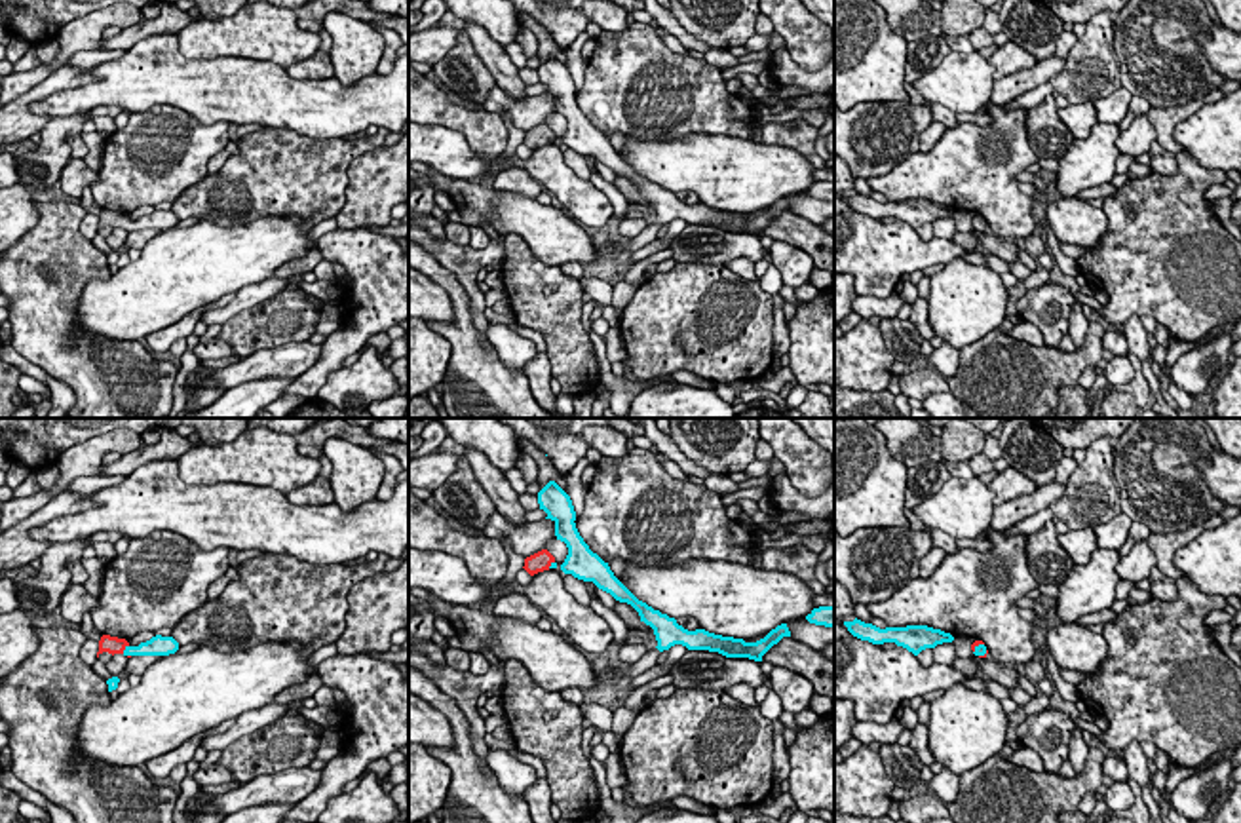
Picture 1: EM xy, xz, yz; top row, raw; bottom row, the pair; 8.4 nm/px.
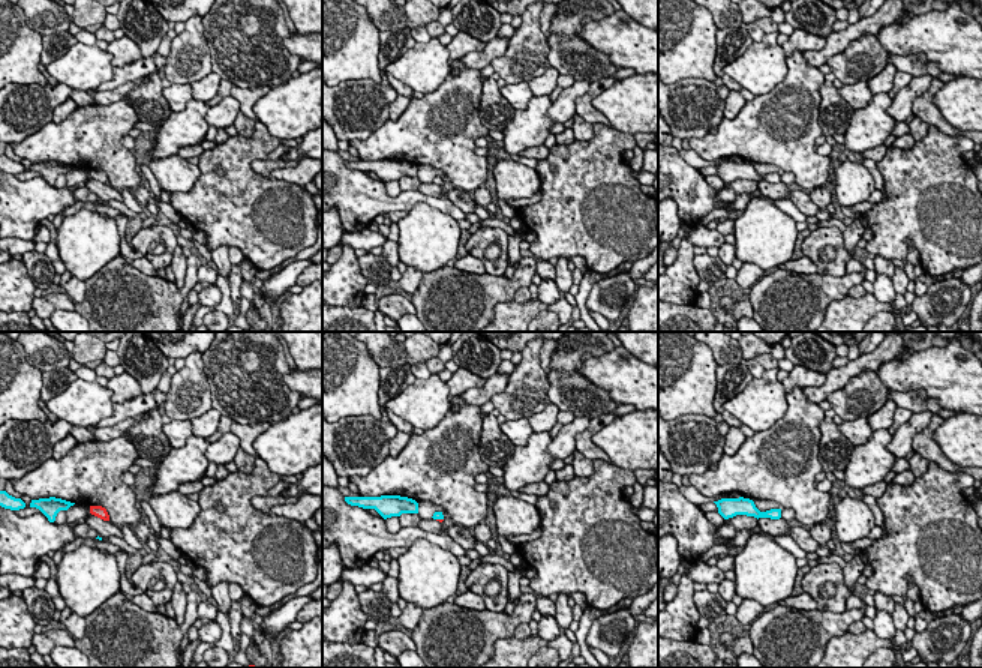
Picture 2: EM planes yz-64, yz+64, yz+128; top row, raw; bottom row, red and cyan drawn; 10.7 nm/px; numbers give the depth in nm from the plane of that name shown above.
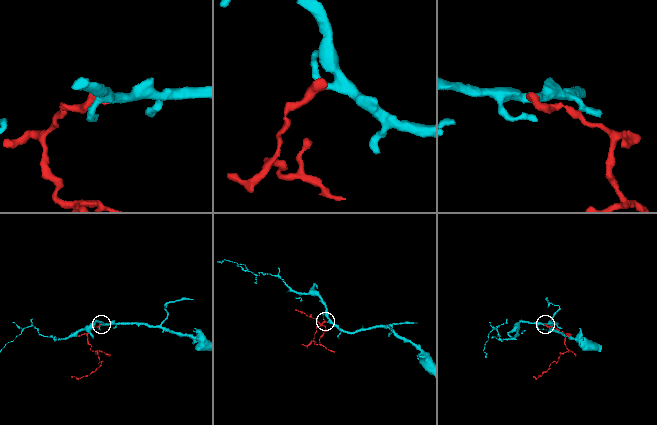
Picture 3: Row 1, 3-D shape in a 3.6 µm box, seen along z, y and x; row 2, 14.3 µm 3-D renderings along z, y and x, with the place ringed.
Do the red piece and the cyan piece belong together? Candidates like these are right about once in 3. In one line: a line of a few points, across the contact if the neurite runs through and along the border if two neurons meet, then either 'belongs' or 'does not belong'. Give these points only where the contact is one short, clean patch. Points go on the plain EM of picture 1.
line xy (113, 219), (124, 223), (141, 225), (152, 221); belongs

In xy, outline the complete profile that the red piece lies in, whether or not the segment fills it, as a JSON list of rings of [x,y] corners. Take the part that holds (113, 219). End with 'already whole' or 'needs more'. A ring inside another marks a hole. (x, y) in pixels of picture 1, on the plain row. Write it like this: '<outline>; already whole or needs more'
[[[103,209],[99,215],[99,226],[97,232],[103,226],[108,228],[124,228],[124,230],[169,230],[179,224],[179,217],[173,211],[162,211],[156,209],[146,217],[141,217],[139,220],[131,220],[125,213]]]; needs more

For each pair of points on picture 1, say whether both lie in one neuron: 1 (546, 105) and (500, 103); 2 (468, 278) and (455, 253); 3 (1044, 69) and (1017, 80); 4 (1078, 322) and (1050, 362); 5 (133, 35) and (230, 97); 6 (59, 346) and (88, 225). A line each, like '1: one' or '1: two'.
1: one
2: one
3: one
4: two
5: two
6: two

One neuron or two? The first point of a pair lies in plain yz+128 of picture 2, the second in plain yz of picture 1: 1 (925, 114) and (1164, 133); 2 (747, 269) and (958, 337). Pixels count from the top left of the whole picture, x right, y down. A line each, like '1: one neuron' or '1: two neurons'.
1: one neuron
2: two neurons

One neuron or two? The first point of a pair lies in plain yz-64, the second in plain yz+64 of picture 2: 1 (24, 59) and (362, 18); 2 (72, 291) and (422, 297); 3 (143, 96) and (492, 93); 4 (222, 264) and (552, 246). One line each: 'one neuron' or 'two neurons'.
1: one neuron
2: two neurons
3: one neuron
4: two neurons

